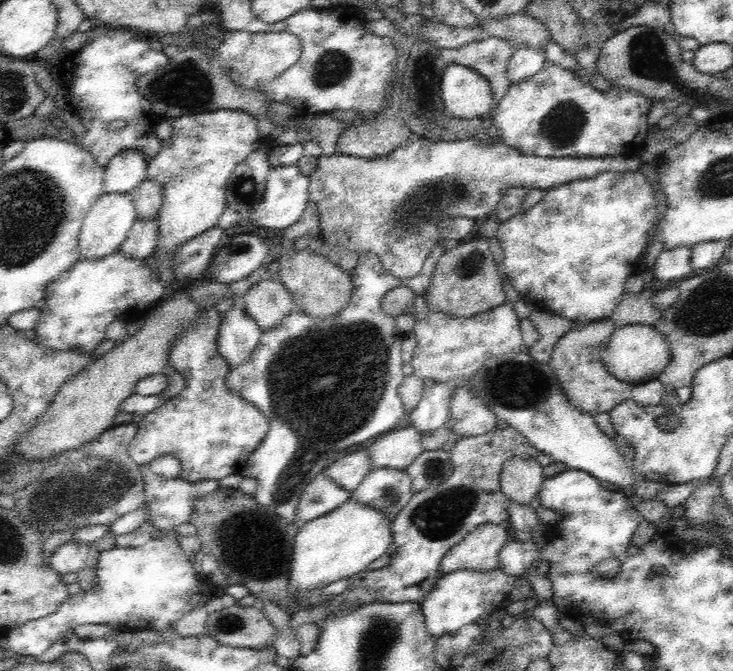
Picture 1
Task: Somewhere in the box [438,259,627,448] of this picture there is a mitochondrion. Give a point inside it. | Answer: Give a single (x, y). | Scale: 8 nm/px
(516, 384)

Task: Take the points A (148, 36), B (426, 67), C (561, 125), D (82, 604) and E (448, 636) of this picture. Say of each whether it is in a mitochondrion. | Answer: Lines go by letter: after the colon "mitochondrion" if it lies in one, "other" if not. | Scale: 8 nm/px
A: other
B: other
C: mitochondrion
D: other
E: other

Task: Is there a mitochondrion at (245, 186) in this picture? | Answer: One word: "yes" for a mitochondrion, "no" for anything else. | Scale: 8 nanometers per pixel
yes

